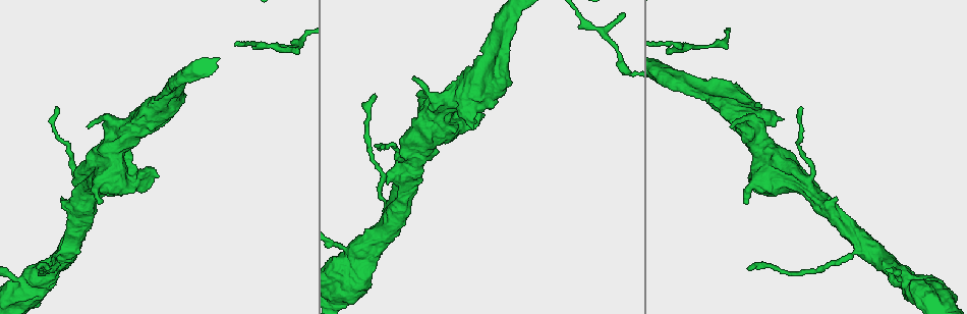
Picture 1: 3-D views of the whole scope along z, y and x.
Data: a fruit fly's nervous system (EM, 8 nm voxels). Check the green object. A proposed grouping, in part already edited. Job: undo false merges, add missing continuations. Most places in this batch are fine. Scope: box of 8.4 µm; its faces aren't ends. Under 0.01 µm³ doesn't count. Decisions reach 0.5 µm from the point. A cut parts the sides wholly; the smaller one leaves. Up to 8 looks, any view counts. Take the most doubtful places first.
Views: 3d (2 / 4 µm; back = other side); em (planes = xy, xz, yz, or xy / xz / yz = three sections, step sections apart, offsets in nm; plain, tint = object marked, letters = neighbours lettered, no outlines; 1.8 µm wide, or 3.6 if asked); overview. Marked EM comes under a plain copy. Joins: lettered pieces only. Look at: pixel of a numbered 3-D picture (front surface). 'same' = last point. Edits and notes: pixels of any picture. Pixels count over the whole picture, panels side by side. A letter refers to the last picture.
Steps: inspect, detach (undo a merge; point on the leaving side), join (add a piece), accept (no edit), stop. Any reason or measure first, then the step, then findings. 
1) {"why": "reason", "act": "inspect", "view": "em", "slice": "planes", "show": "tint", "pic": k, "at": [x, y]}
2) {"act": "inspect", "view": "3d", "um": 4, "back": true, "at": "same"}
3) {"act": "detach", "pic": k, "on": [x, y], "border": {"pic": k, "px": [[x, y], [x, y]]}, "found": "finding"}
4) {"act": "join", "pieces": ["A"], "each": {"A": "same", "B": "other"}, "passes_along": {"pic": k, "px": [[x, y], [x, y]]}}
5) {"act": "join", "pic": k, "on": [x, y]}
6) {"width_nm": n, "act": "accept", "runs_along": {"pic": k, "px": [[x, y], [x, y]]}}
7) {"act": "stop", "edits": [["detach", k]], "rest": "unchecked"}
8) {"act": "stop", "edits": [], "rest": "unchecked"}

{"why": "thick turns thin", "act": "inspect", "view": "3d", "um": 4, "pic": 1, "at": [115, 125]}

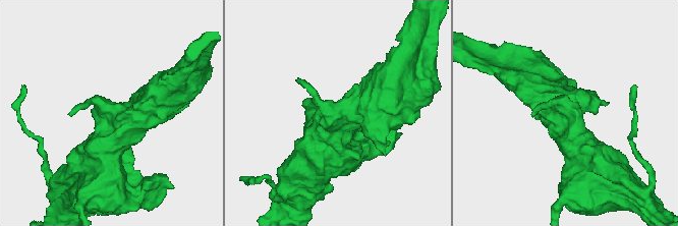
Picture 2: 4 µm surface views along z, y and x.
{"act": "inspect", "view": "em", "um": 3.6, "slice": "yz", "step": 4, "show": "letters", "pic": 2, "at": [109, 112]}

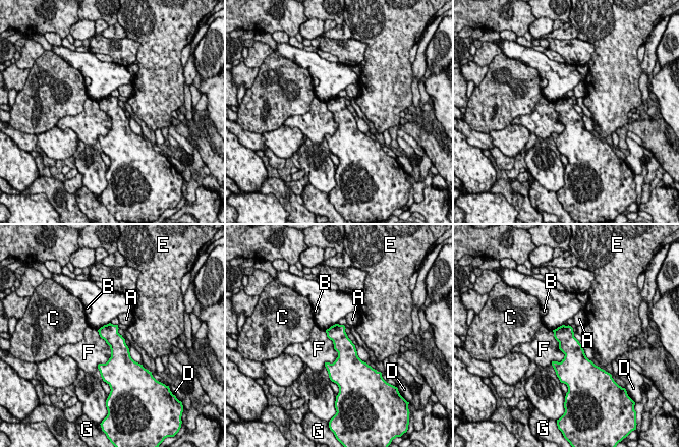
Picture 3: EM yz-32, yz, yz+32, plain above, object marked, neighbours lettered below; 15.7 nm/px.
{"act": "accept", "each": {"A": "other", "B": "other", "C": "other", "D": "other", "E": "other", "F": "other", "G": "other"}, "found": "continuous, no second neuron"}

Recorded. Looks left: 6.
{"why": "three-way junction", "act": "inspect", "view": "3d", "um": 4, "pic": 1, "at": [806, 184]}

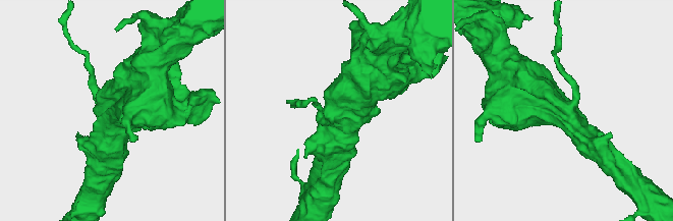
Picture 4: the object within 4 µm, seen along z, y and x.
{"act": "inspect", "view": "em", "slice": "planes", "show": "letters", "pic": 4, "at": [561, 112]}

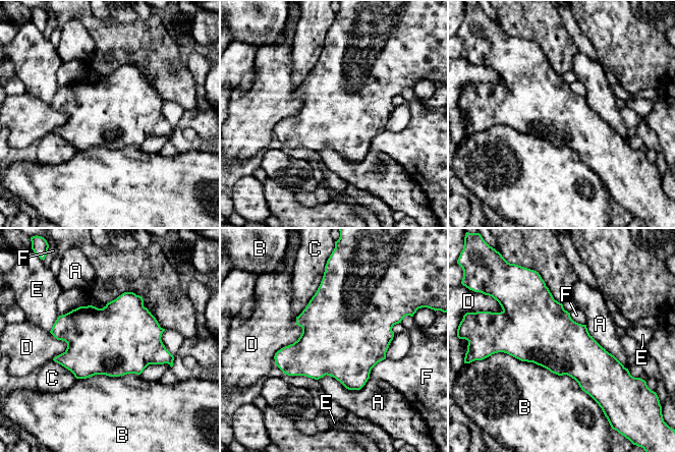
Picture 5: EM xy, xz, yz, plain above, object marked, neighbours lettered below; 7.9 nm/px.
{"width_nm": 480, "longest_contact_nm": ["B", 900], "act": "accept", "each": {"A": "other", "B": "other", "C": "other", "D": "other", "E": "other", "F": "other"}, "found": "one neuron here"}

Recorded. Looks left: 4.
{"why": "sudden change in width", "act": "inspect", "view": "em", "slice": "xz", "step": 16, "show": "tint", "pic": 1, "at": [698, 92]}

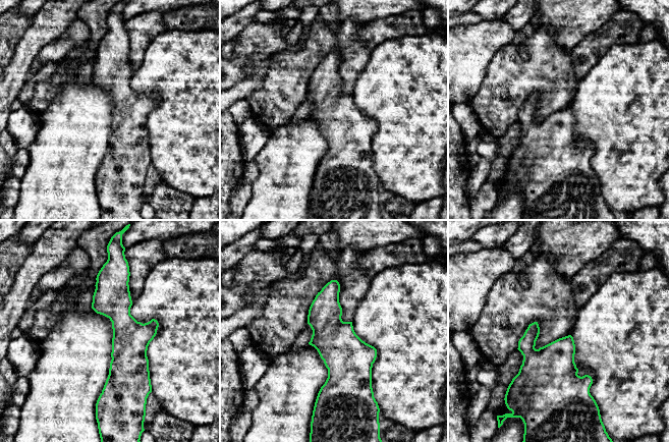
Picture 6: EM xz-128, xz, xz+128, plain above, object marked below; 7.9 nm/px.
{"act": "inspect", "view": "em", "slice": "planes", "show": "letters", "at": "same"}

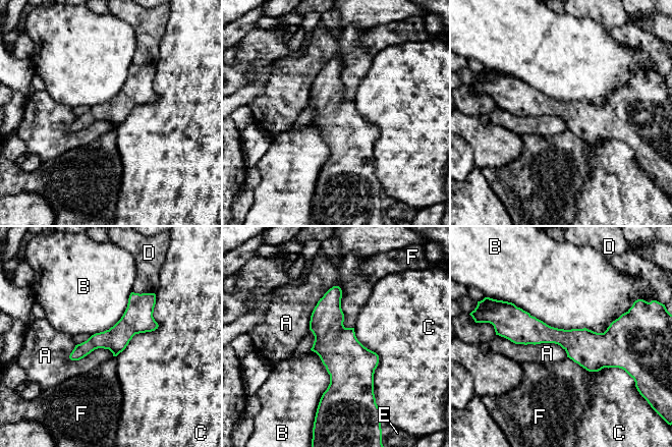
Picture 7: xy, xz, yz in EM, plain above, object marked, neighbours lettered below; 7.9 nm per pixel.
{"act": "accept", "each": {"A": "other", "B": "other", "C": "other", "D": "other", "E": "other", "F": "other"}, "found": "one neuron here"}

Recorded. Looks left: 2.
{"act": "stop", "edits": [], "rest": "unchecked"}

